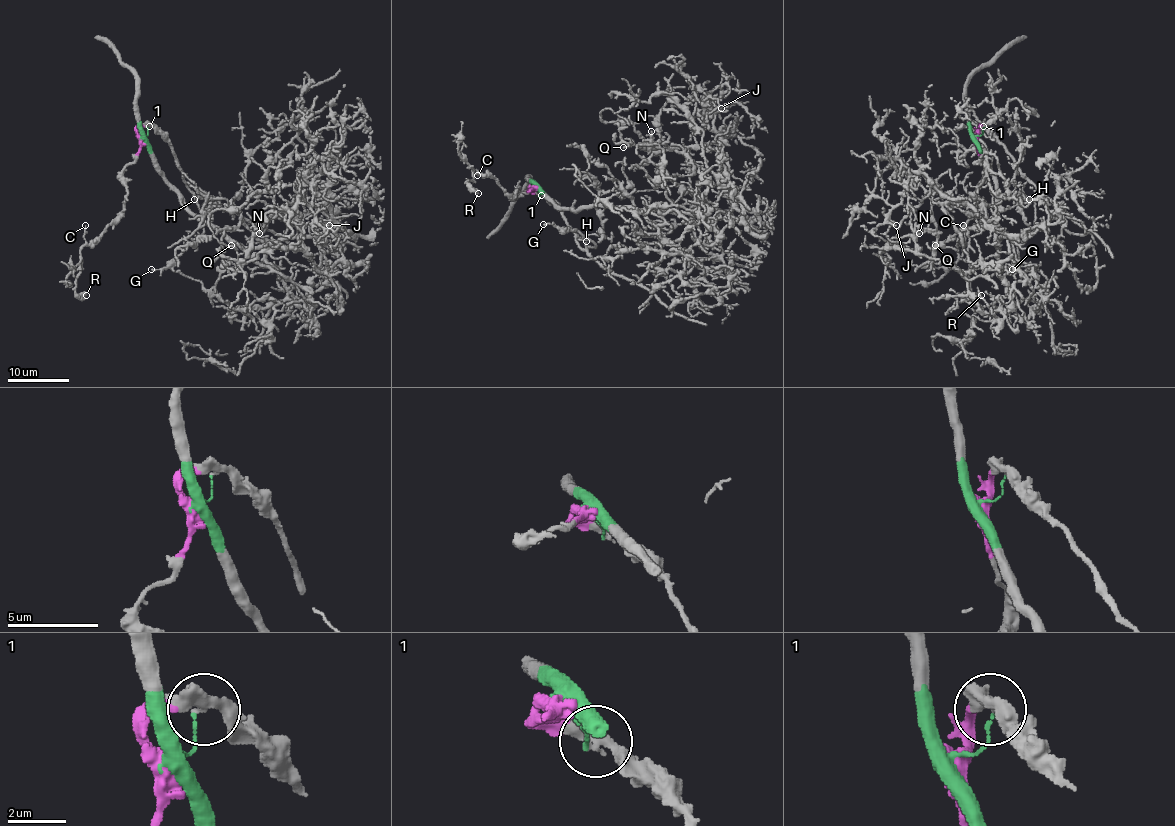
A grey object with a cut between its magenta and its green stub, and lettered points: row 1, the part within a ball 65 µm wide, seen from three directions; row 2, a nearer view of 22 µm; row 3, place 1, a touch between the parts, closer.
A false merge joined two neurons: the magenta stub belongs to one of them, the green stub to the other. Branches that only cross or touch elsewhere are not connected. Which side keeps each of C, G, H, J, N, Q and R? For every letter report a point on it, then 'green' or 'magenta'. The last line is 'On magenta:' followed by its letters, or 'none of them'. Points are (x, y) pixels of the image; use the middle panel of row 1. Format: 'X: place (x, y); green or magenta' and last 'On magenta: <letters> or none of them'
C: place (477, 175); magenta
G: place (543, 224); magenta
H: place (586, 241); magenta
J: place (721, 108); green
N: place (651, 131); green
Q: place (623, 147); green
R: place (478, 193); magenta
On magenta: C, G, H, R

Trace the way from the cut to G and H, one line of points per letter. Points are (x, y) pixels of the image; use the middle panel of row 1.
G: (534, 187), (529, 189), (544, 195), (561, 213), (581, 249), (595, 247), (575, 230), (543, 224)
H: (534, 187), (529, 189), (544, 195), (561, 213), (581, 249), (586, 247), (586, 241)

